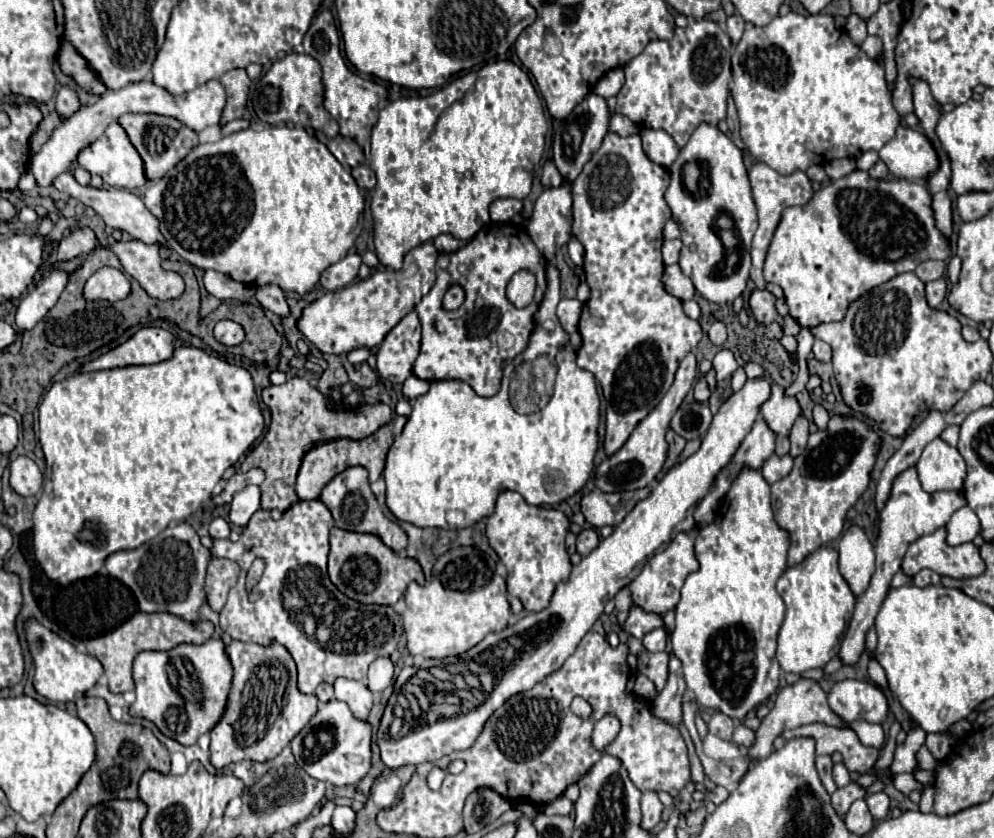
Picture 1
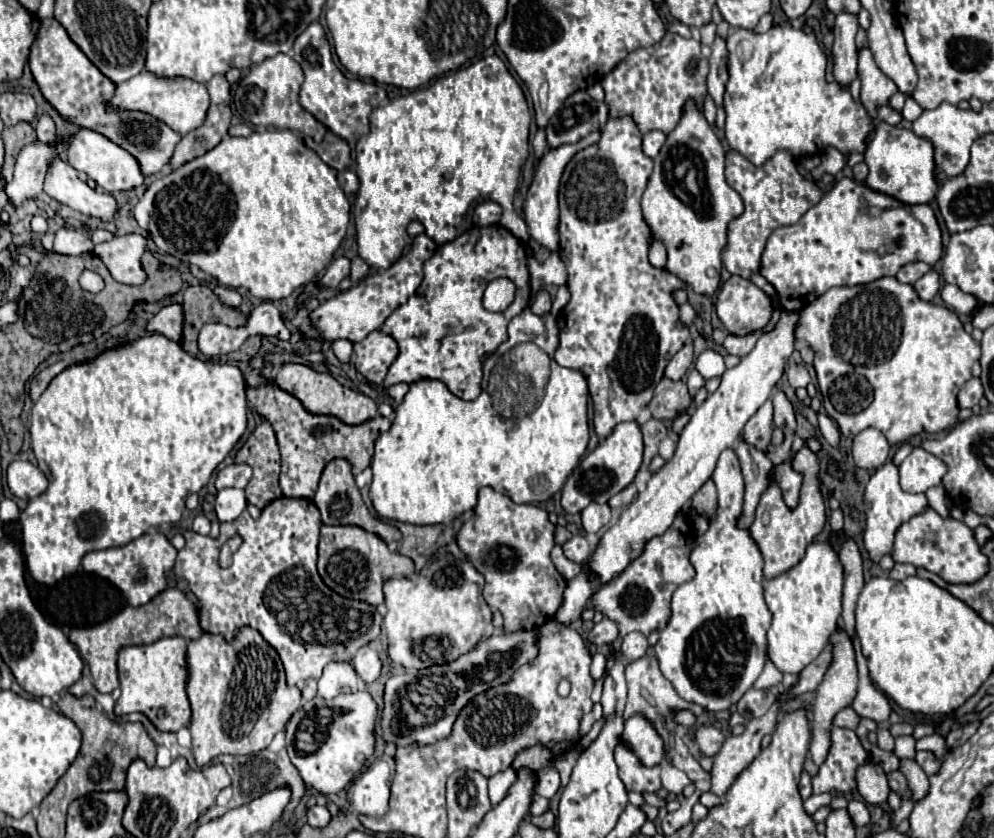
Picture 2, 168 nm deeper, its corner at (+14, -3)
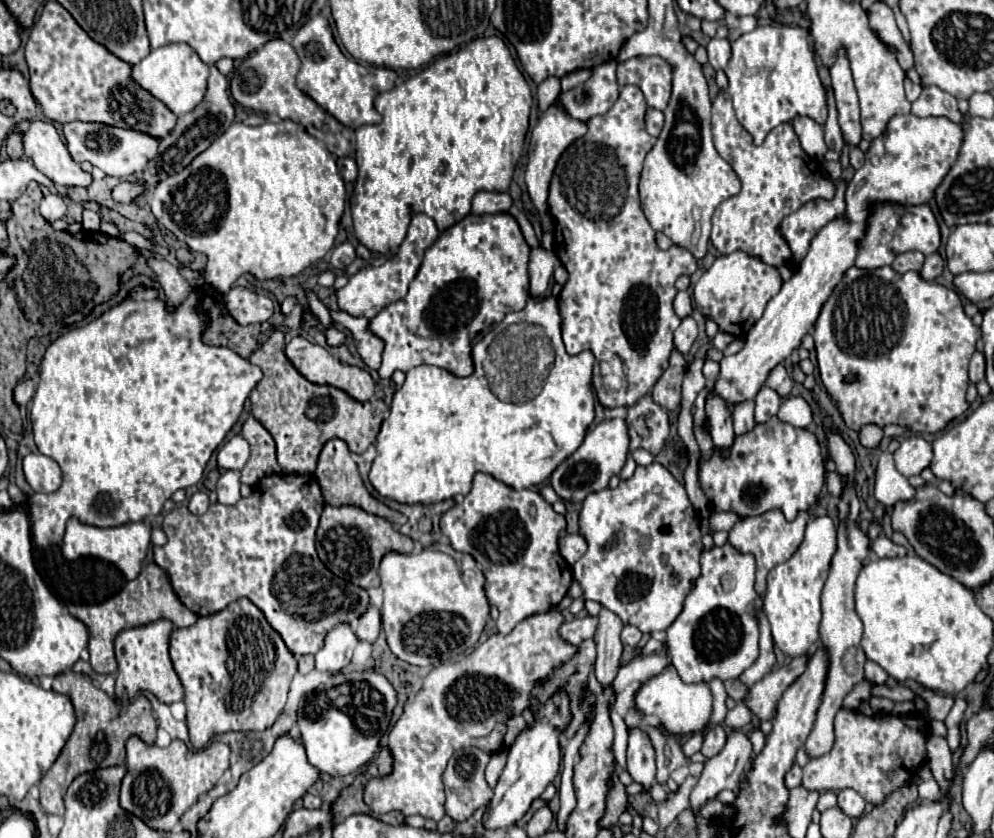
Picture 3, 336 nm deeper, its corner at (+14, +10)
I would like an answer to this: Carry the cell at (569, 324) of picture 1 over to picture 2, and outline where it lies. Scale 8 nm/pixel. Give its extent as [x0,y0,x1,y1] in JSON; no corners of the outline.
[530,290,552,314]

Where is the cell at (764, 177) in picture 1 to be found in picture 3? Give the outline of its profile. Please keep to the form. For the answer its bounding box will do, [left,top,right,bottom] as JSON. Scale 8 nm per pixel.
[712,91,834,267]

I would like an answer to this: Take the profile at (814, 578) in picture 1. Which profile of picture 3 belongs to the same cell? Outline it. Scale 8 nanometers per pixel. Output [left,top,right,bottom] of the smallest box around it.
[764,517,836,657]

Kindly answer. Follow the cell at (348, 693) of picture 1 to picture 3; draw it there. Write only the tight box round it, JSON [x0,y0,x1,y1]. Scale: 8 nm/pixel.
[316,623,358,675]

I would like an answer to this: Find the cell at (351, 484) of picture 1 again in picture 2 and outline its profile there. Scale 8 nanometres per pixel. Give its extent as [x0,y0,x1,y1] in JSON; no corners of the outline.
[314,458,402,542]

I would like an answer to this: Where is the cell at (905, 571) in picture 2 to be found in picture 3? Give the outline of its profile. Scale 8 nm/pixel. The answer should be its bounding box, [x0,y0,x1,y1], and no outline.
[872,535,906,557]

